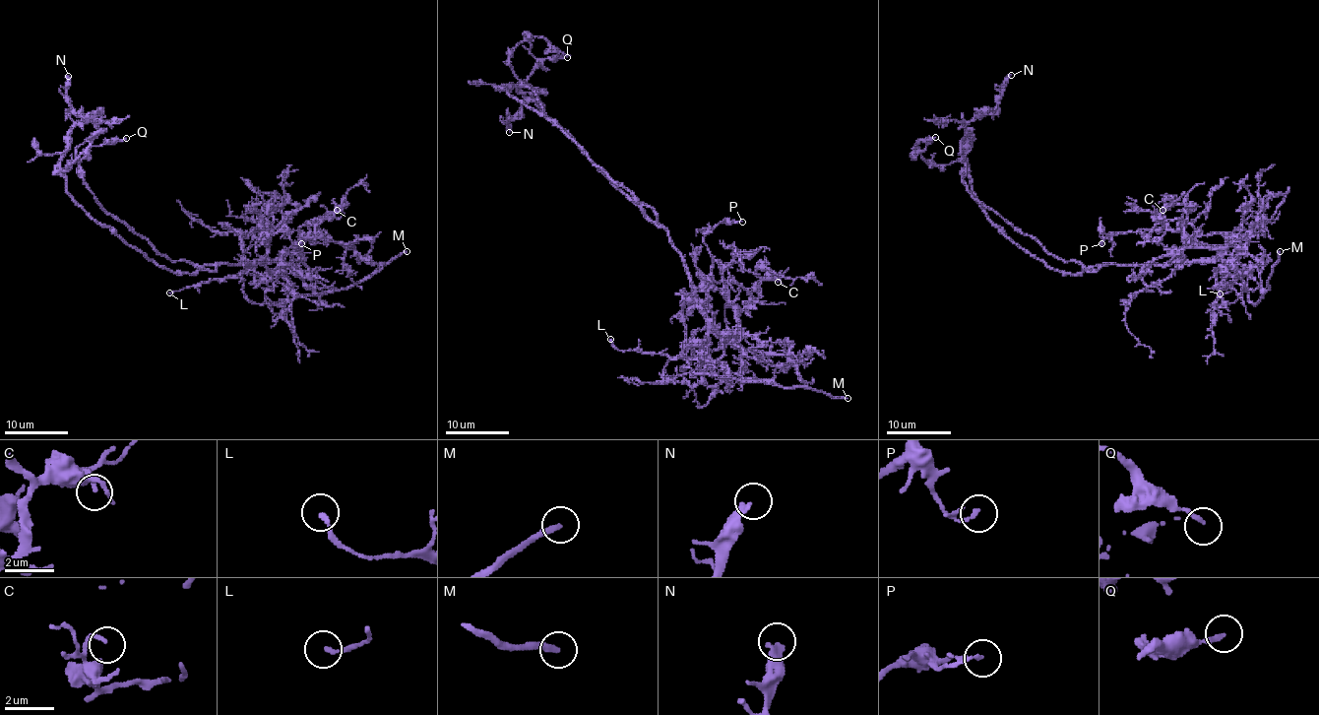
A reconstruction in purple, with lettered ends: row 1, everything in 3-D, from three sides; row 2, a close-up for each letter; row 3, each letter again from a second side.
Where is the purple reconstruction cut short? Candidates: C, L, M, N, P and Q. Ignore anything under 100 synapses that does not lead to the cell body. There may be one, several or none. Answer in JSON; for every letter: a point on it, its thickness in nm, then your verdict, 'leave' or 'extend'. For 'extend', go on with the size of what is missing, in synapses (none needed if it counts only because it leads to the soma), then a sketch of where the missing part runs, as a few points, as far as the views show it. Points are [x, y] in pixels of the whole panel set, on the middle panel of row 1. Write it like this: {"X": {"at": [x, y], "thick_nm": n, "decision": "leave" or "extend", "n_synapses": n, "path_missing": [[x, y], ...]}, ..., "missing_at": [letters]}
{"C": {"at": [778, 282], "thick_nm": 140, "decision": "leave"}, "L": {"at": [610, 339], "thick_nm": 170, "decision": "leave"}, "M": {"at": [847, 398], "thick_nm": 260, "decision": "extend"}, "N": {"at": [509, 132], "thick_nm": 260, "decision": "leave"}, "P": {"at": [742, 222], "thick_nm": 130, "decision": "leave"}, "Q": {"at": [567, 57], "thick_nm": 170, "decision": "leave"}, "missing_at": ["M"]}

